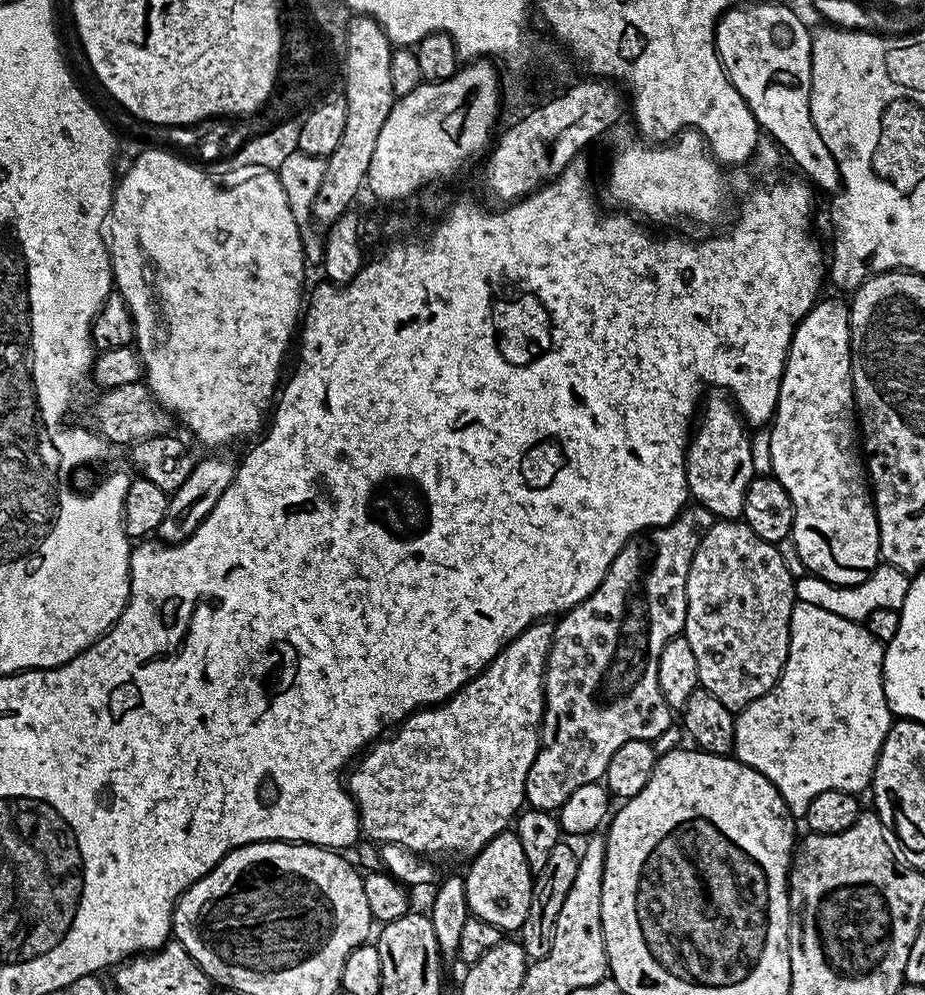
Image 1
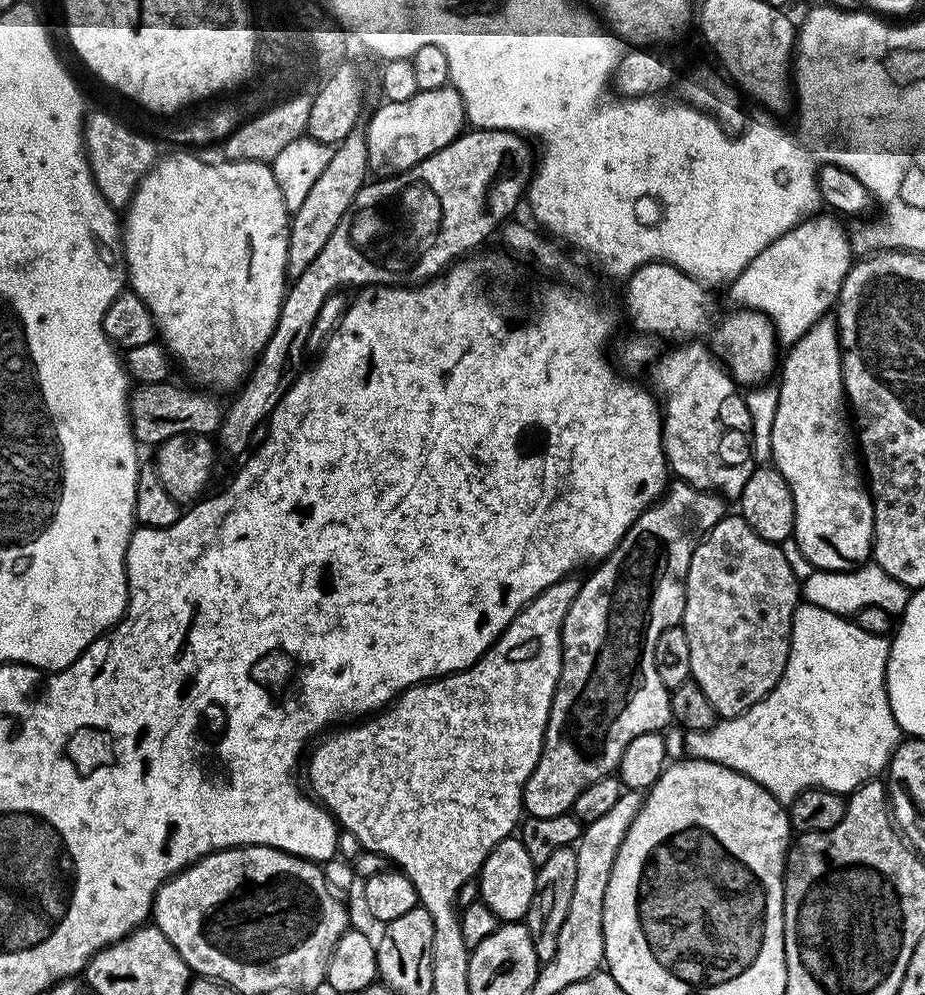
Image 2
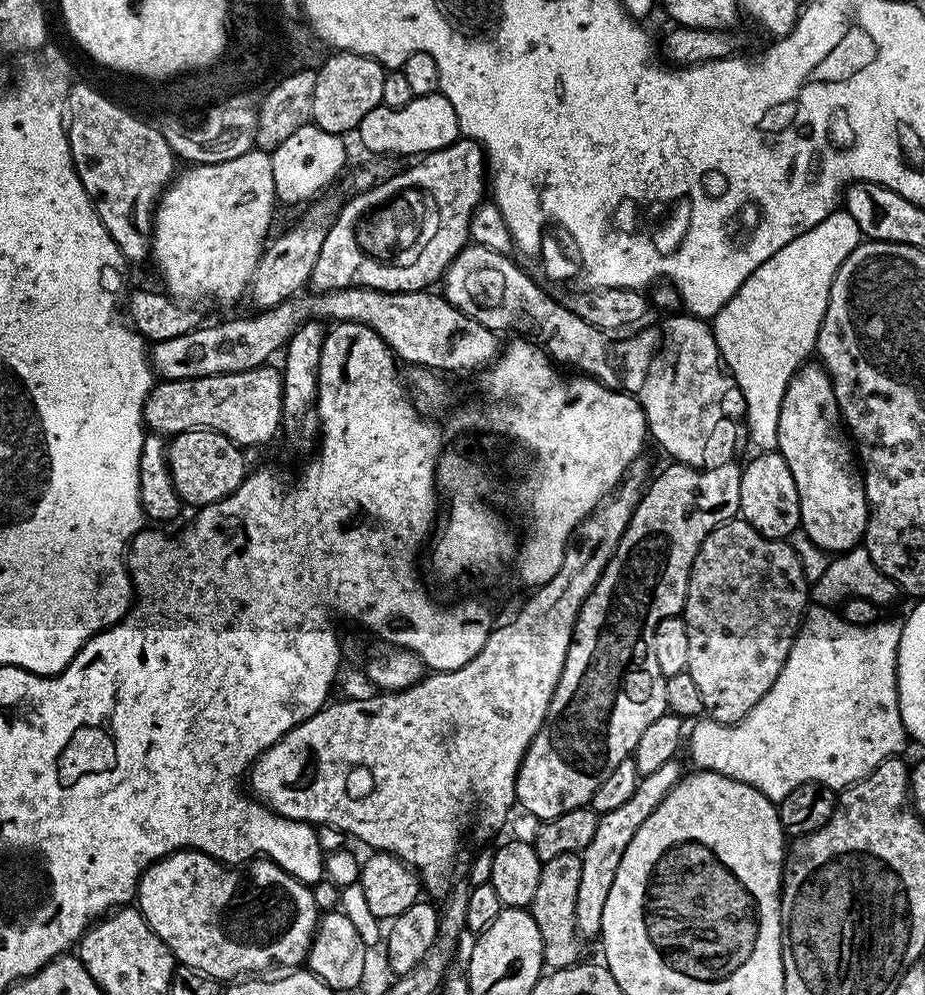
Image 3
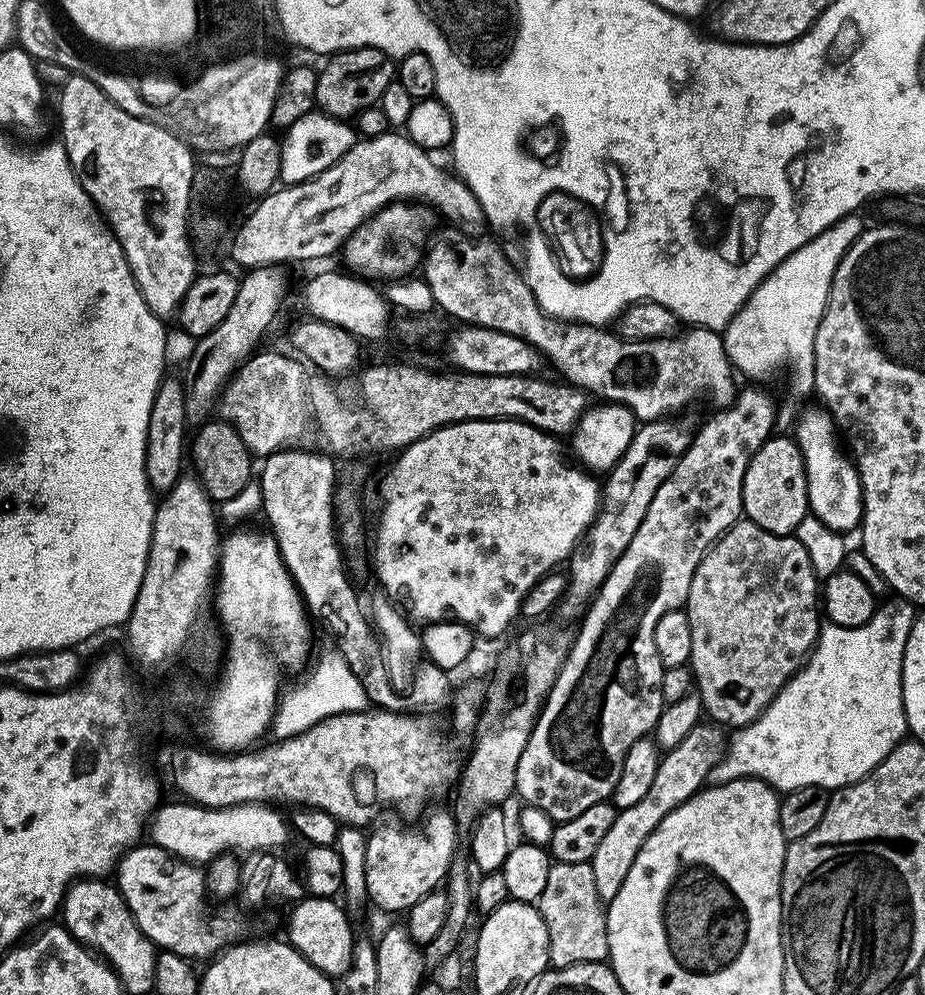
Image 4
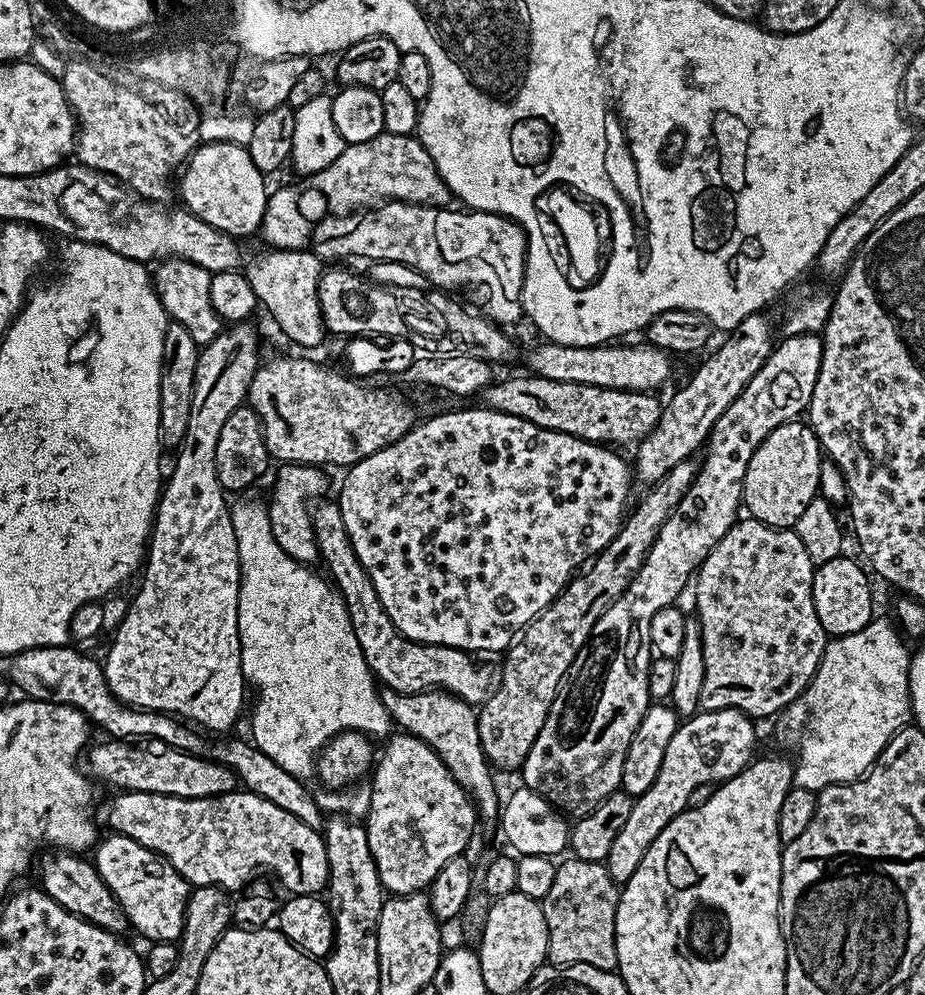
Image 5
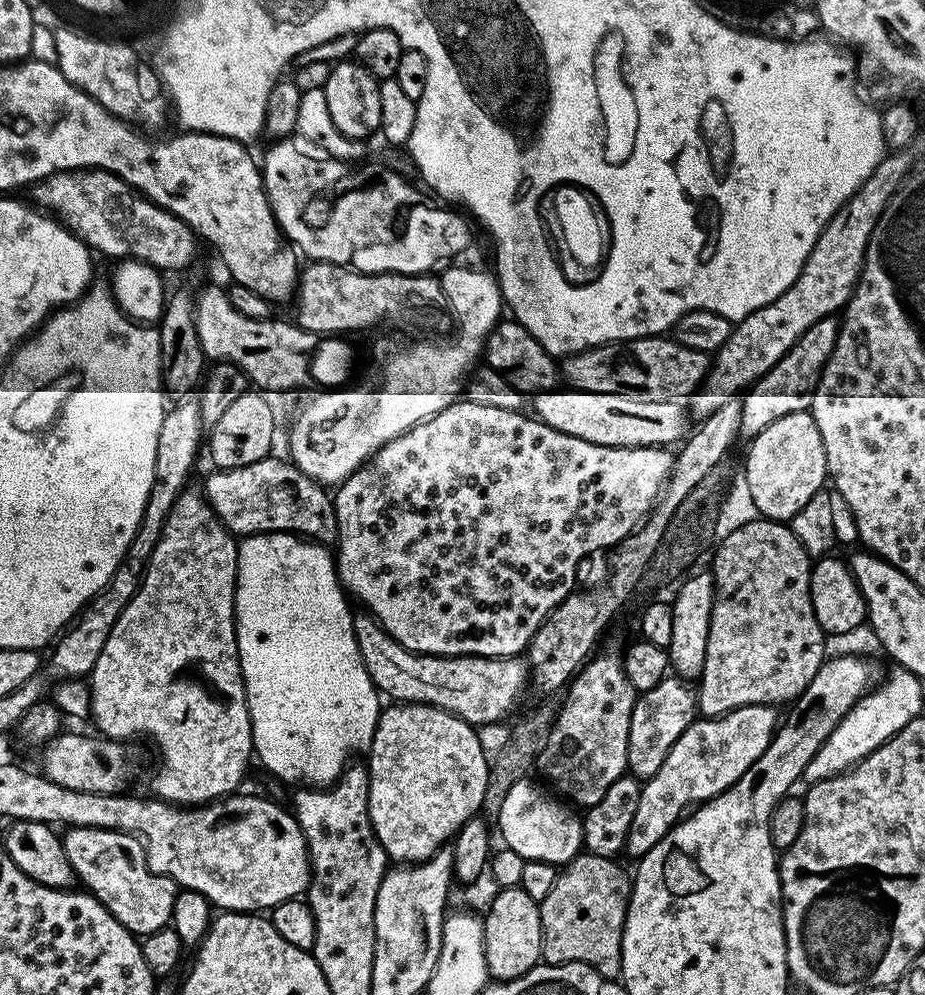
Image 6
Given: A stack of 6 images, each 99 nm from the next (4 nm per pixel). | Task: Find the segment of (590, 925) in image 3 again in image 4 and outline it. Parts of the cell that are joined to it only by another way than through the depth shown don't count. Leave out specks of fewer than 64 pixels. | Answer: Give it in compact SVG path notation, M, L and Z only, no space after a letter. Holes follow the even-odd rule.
M701 722L678 742L678 746L667 749L661 755L658 774L654 774L654 782L650 785L650 794L646 798L634 802L634 806L626 806L616 813L614 826L602 838L598 850L594 850L594 858L590 861L594 870L594 882L598 890L598 898L609 902L618 894L626 874L630 871L638 850L642 850L642 842L650 838L650 834L666 818L666 814L673 812L682 802L686 802L701 788L705 787L707 776L713 775L718 761L724 757L726 751L726 732L723 727L713 726L711 723Z

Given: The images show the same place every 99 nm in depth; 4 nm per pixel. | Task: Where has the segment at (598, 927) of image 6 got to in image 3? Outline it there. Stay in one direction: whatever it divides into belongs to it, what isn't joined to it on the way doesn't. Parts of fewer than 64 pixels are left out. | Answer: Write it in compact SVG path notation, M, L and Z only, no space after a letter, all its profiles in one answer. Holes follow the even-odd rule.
M577 853L558 854L550 862L540 865L538 891L530 905L534 922L538 922L538 934L542 934L544 963L549 969L568 968L581 959L581 937L576 930L575 907L578 906L578 886L582 883L582 862Z

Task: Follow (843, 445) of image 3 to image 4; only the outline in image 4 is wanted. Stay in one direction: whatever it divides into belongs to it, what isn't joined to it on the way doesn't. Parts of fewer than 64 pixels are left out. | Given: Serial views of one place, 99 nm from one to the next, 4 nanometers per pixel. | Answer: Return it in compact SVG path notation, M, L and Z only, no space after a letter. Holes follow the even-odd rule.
M823 406L815 407L806 409L804 413L801 411L794 424L794 439L806 466L808 506L811 515L817 516L830 530L848 534L851 528L853 531L859 525L860 517L864 514L860 476L856 473L855 463L842 447L831 414Z

